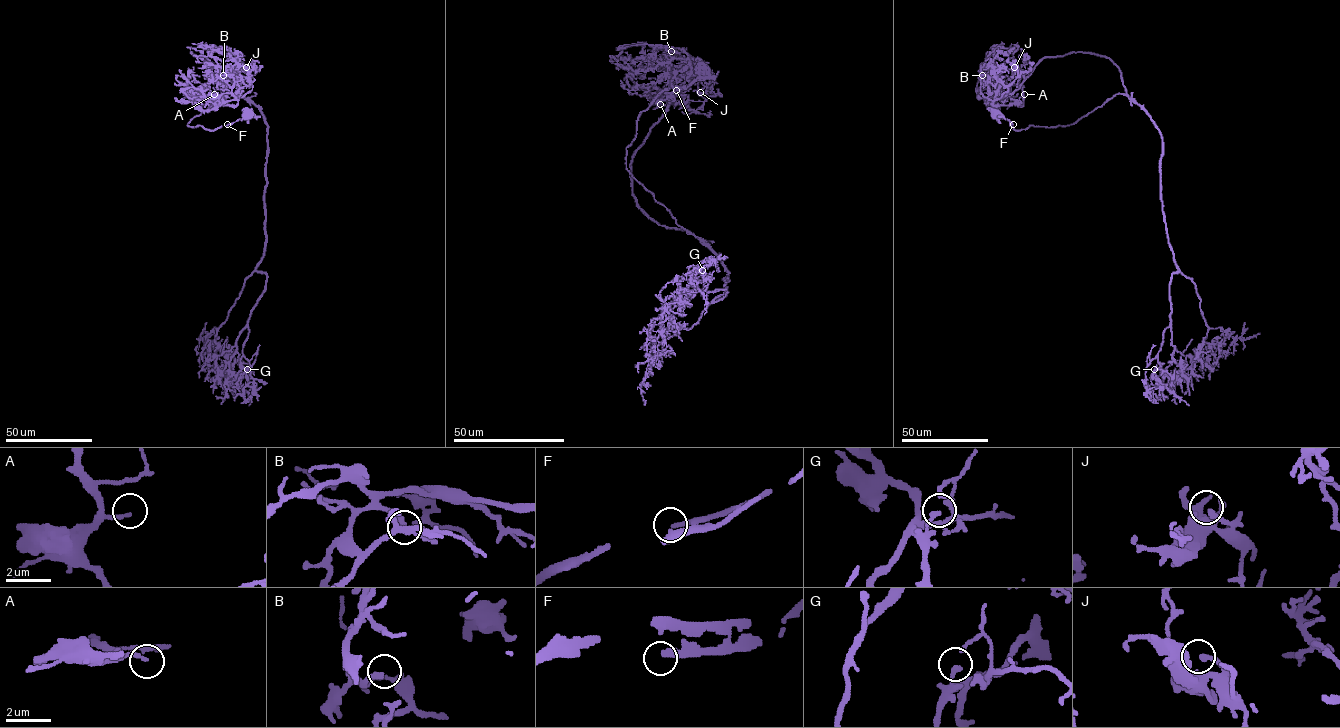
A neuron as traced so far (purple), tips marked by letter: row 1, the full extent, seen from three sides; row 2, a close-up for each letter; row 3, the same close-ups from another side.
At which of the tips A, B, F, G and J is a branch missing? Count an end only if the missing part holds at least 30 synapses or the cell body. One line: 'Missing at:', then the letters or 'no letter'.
Missing at: no letter

